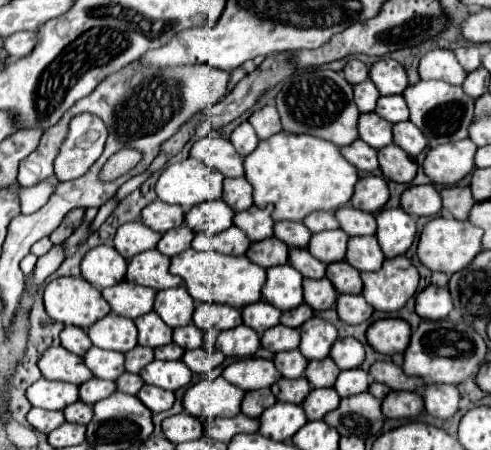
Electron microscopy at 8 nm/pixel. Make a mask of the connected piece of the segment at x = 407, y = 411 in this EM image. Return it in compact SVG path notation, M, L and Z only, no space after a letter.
M390 392L382 400L382 414L386 418L416 418L424 410L424 400L416 392Z

